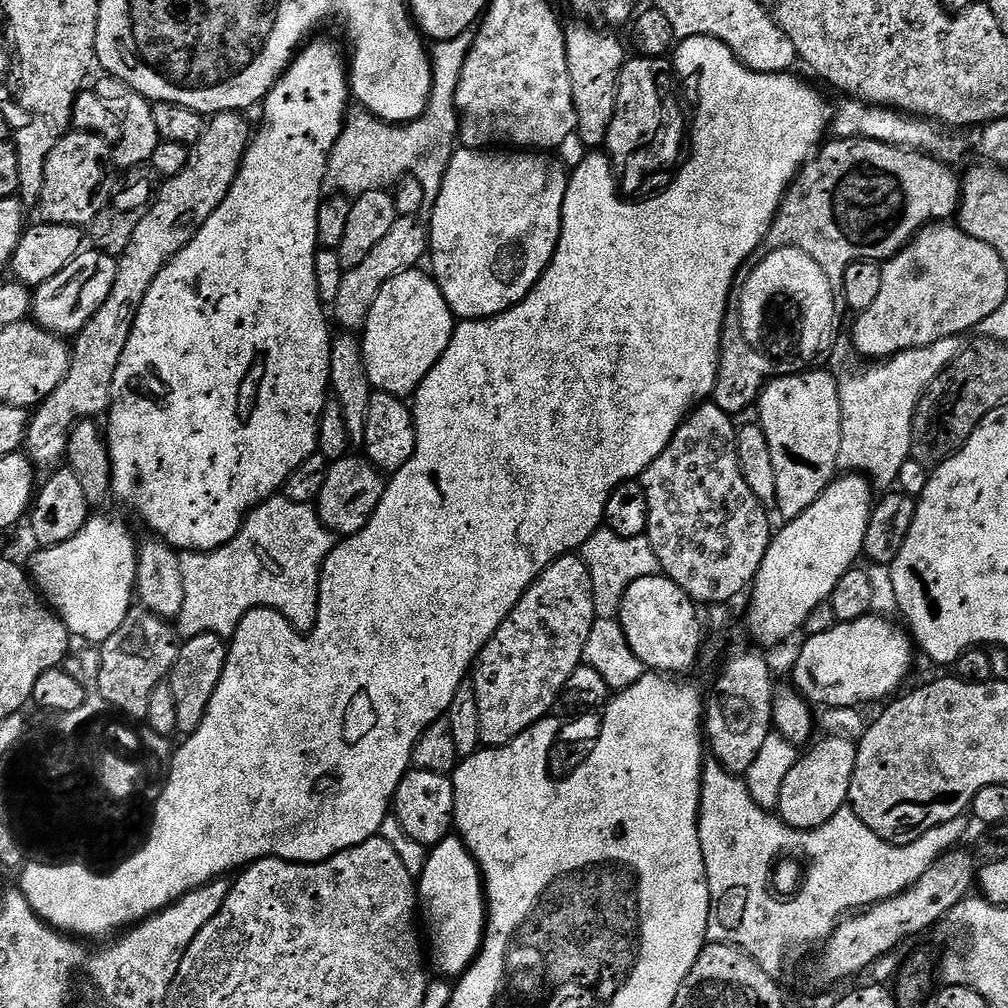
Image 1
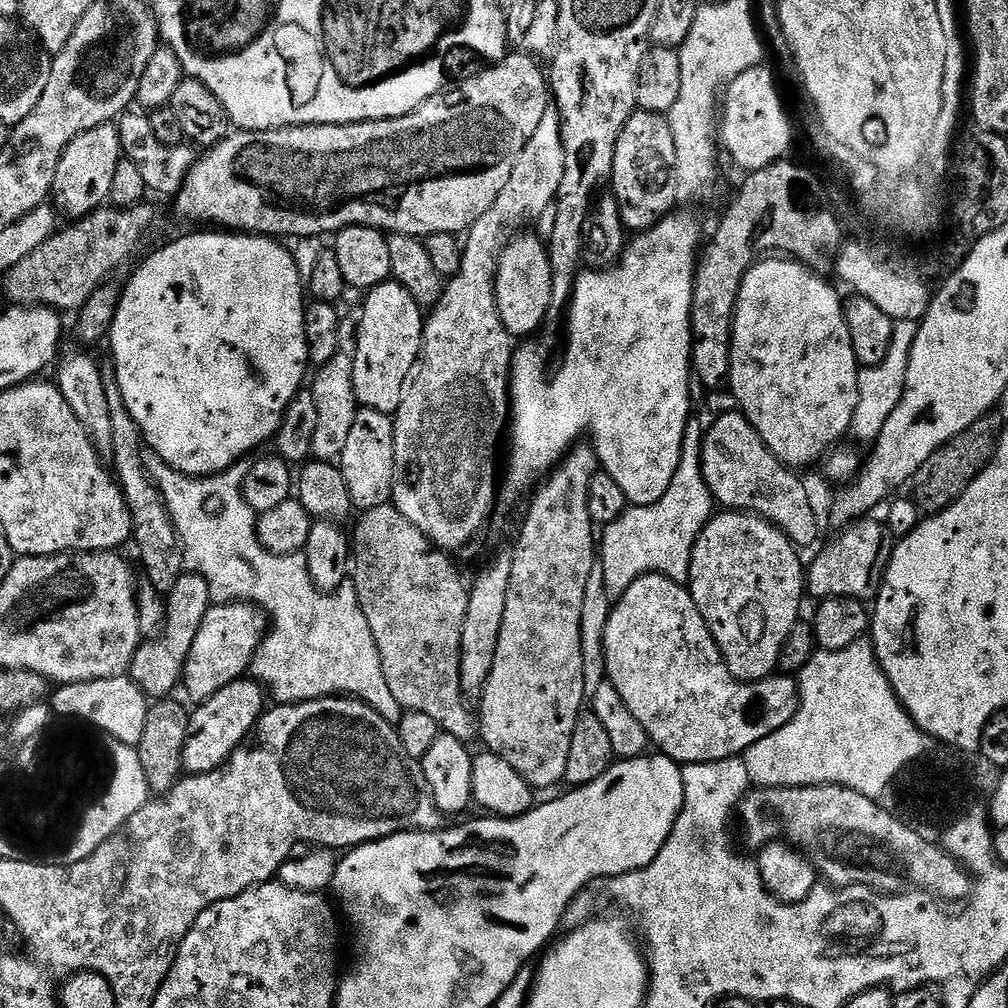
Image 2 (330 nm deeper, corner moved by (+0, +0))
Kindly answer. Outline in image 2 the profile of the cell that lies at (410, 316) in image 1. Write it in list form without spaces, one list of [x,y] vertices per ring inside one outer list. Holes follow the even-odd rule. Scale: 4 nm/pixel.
[[[389,282],[371,289],[356,329],[354,394],[357,405],[395,414],[402,402],[402,386],[414,370],[424,337],[425,313],[401,284]]]

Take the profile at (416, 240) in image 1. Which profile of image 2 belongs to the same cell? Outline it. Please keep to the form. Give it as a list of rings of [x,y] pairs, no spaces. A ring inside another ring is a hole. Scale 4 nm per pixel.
[[[355,323],[340,325],[338,350],[330,362],[319,365],[310,380],[310,390],[314,394],[314,406],[318,409],[318,426],[314,429],[312,456],[318,460],[339,461],[342,450],[346,450],[346,441],[350,438],[350,429],[354,427],[354,418],[358,411],[354,394],[354,354],[356,353]]]

